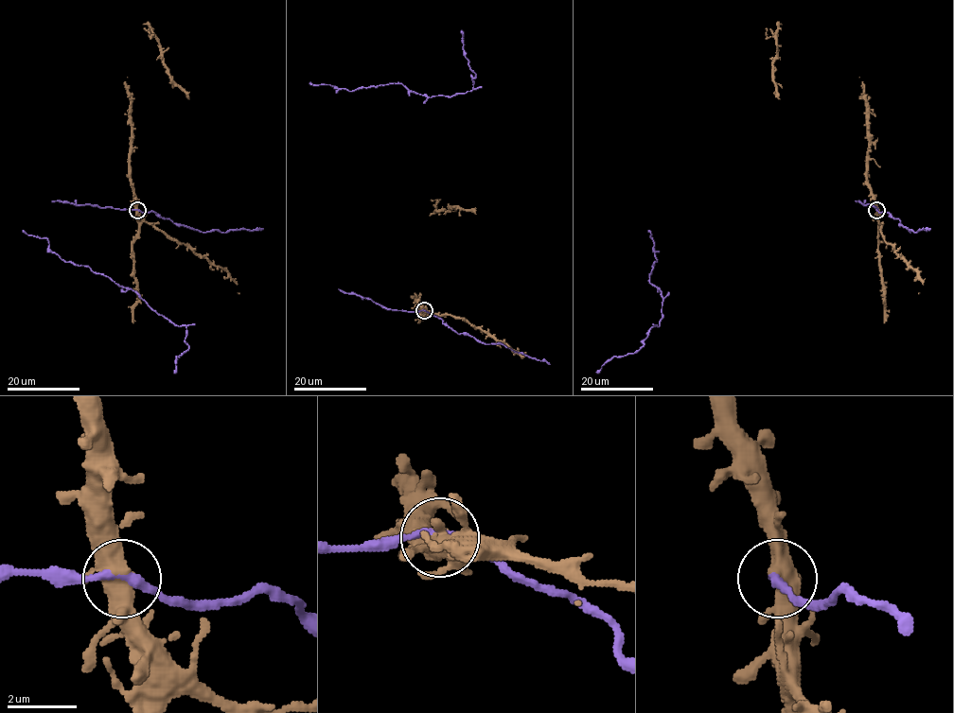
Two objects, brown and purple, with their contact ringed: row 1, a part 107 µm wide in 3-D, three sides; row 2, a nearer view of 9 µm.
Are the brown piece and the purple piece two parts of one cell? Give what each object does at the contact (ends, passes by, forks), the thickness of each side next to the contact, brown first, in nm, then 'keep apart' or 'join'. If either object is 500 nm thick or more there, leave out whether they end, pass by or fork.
brown forks there; purple passes by; 440 nm thick on the brown side, 240 nm on the other; keep apart

